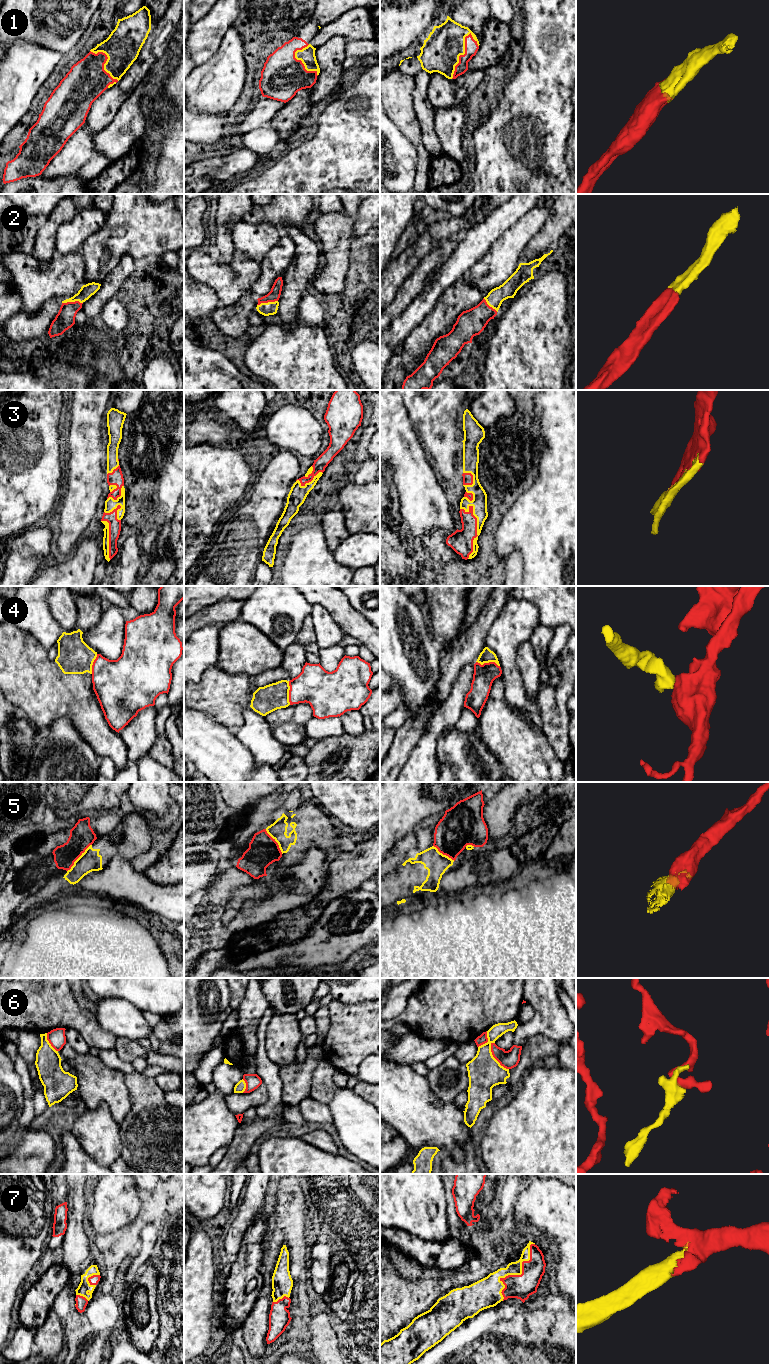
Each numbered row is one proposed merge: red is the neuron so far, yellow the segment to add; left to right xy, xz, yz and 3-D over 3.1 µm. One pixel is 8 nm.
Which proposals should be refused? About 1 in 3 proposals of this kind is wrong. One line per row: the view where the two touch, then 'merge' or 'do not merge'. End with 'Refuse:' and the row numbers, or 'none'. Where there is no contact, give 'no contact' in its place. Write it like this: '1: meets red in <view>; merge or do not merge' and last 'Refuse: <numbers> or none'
1: meets red in yz; merge
2: meets red in xy; merge
3: meets red in yz; merge
4: meets red in xz; do not merge
5: meets red in xy; do not merge
6: meets red in yz; do not merge
7: meets red in yz; merge
Refuse: 4, 5, 6

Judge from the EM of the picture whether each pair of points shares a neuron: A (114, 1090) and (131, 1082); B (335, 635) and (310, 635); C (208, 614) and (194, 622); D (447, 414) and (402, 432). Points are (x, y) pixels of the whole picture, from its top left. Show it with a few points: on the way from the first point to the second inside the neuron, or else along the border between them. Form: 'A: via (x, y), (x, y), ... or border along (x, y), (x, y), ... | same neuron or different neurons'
A: border along (123, 1074), (131, 1107) | different neurons
B: border along (310, 614), (316, 641) | different neurons
C: via (205, 617), (197, 620) | same neuron
D: border along (404, 404), (413, 426) | different neurons

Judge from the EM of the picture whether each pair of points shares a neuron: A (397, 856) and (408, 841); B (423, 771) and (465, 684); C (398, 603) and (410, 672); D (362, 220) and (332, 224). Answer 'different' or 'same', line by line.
A: same
B: same
C: same
D: different

